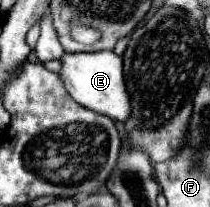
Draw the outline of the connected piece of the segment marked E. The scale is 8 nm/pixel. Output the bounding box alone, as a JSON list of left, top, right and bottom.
[61,50,131,120]

